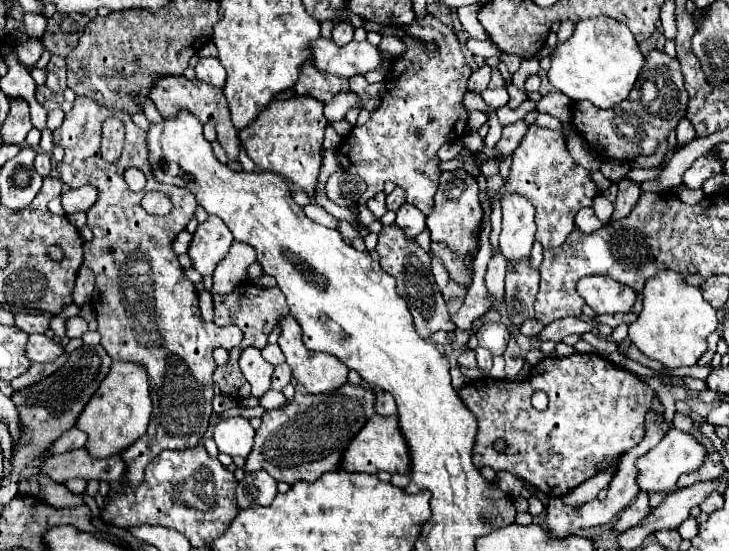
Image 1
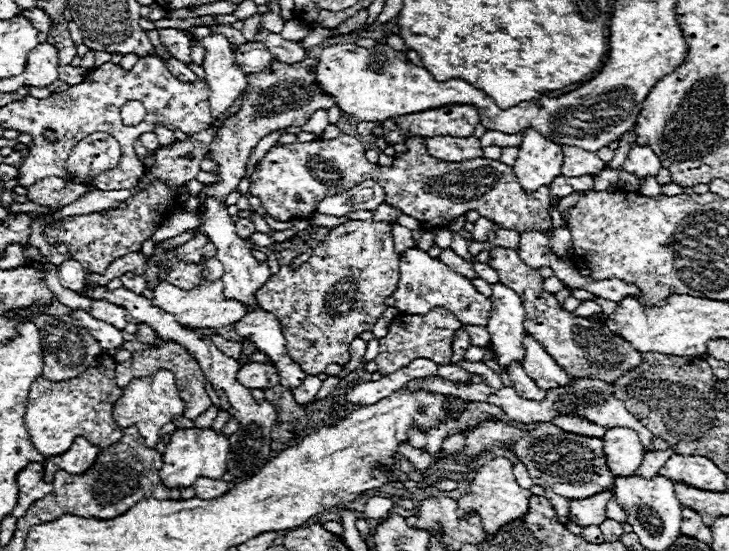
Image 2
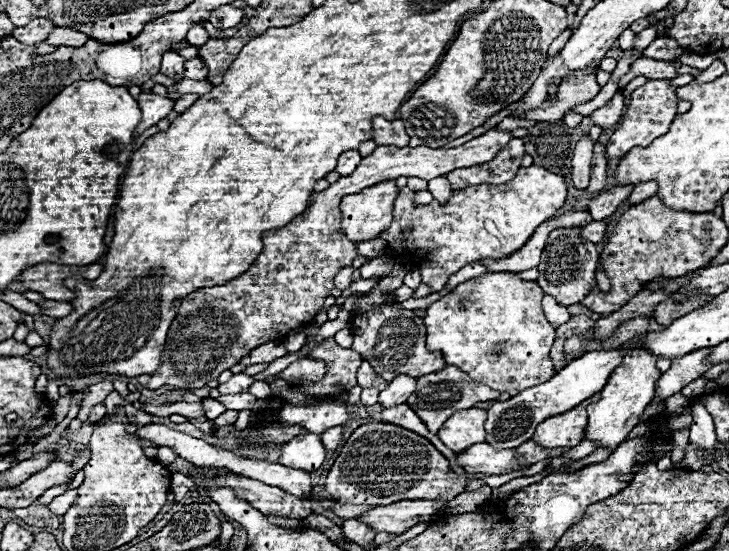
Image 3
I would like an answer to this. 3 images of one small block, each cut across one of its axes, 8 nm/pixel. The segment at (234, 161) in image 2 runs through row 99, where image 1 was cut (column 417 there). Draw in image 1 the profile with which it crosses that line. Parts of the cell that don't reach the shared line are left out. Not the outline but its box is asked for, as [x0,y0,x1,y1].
[376,224,456,340]

